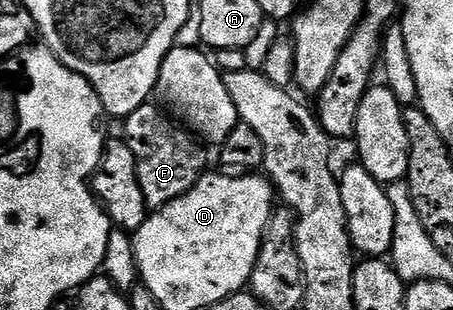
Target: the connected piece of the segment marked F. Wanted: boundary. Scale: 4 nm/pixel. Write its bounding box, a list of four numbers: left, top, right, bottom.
[123,103,208,210]

